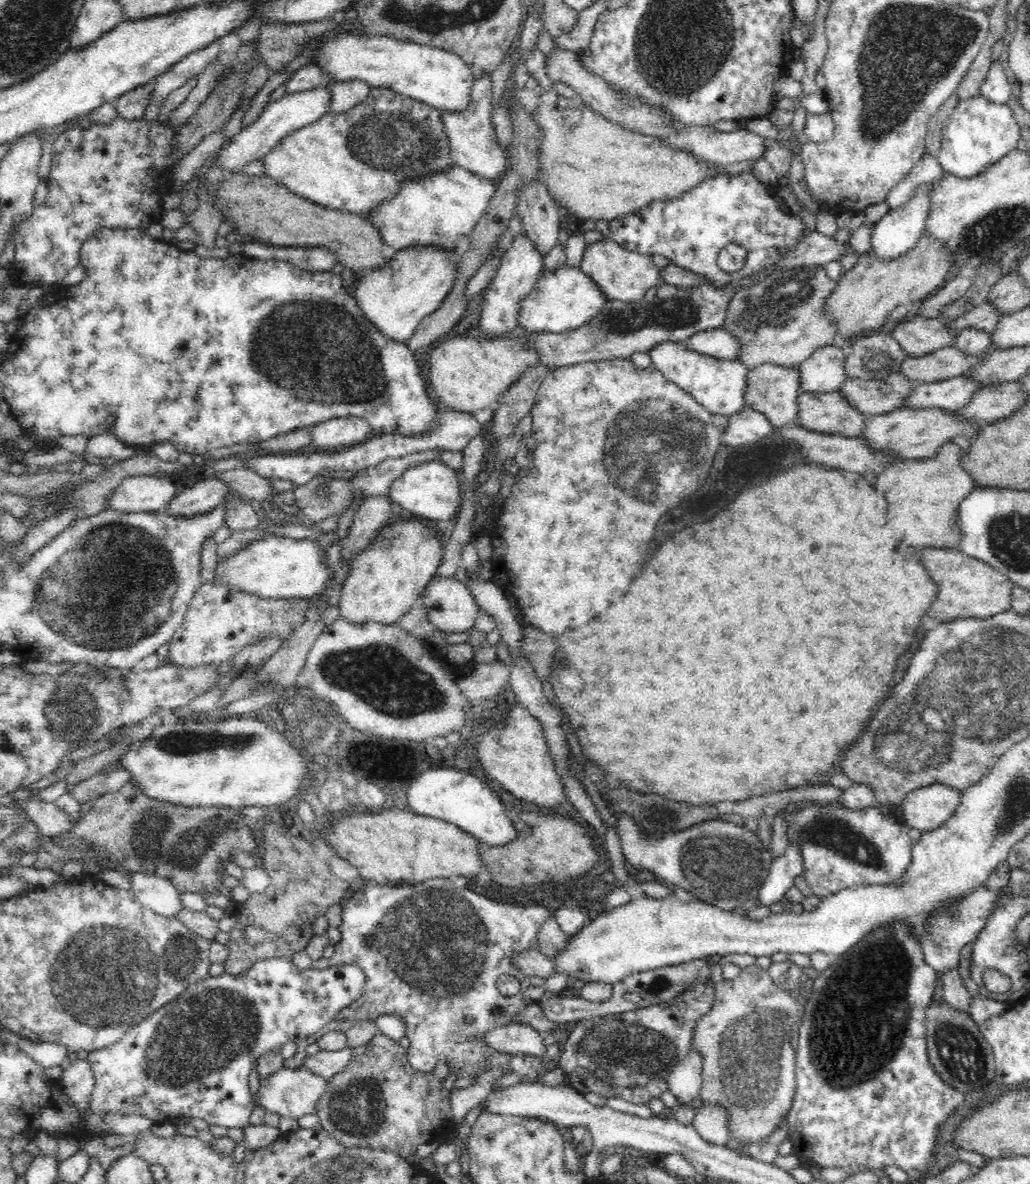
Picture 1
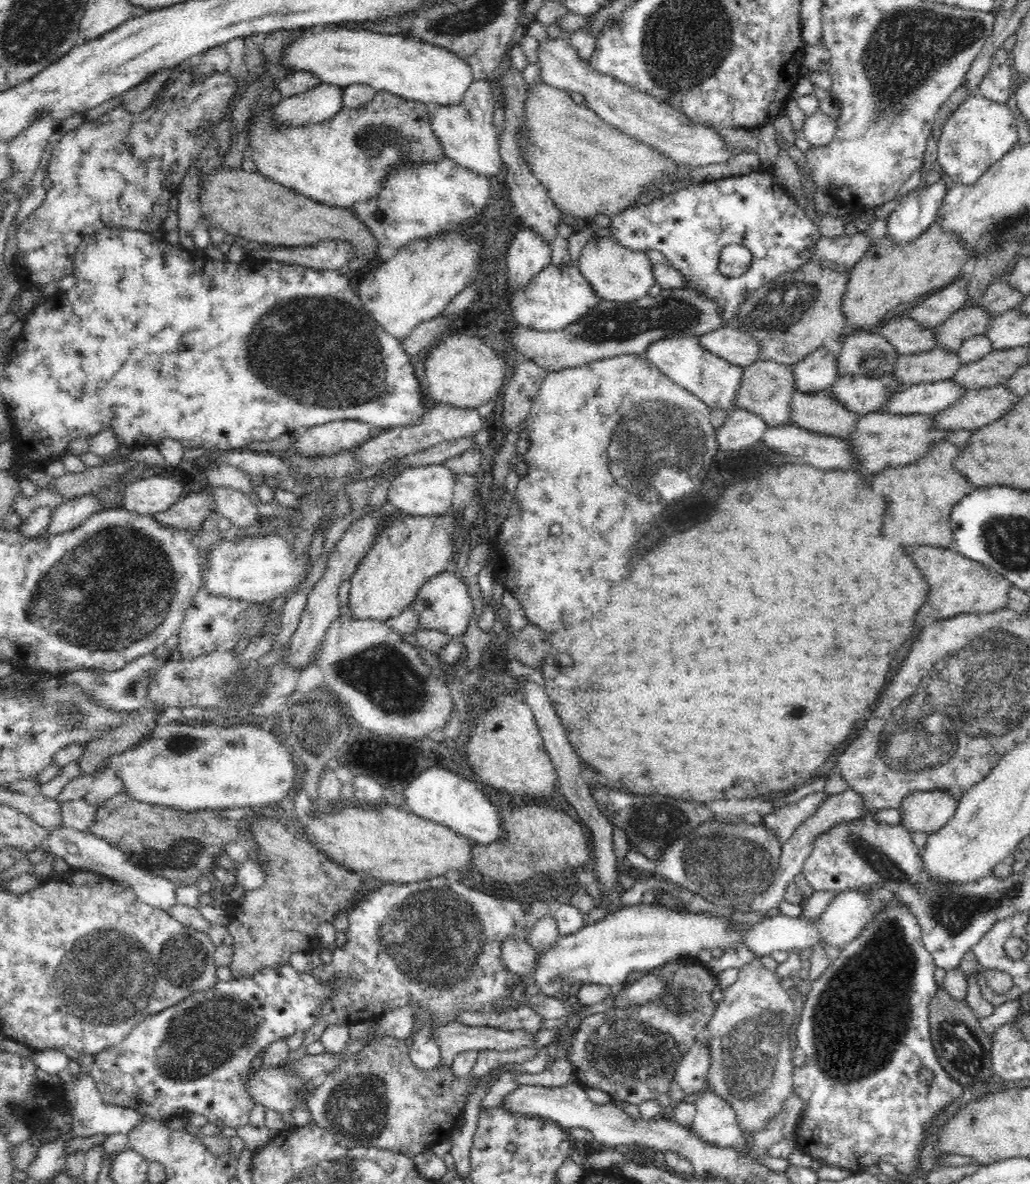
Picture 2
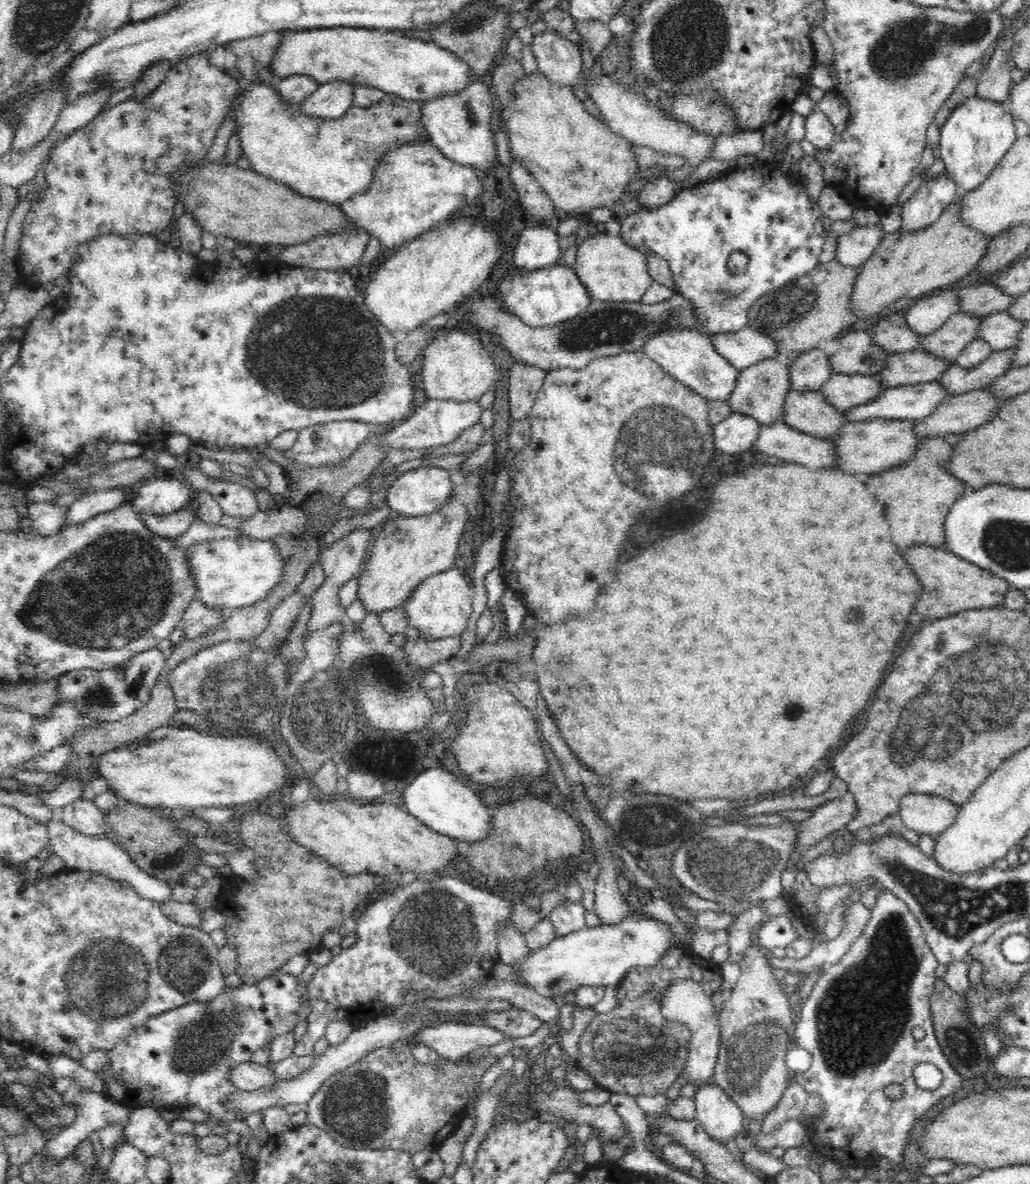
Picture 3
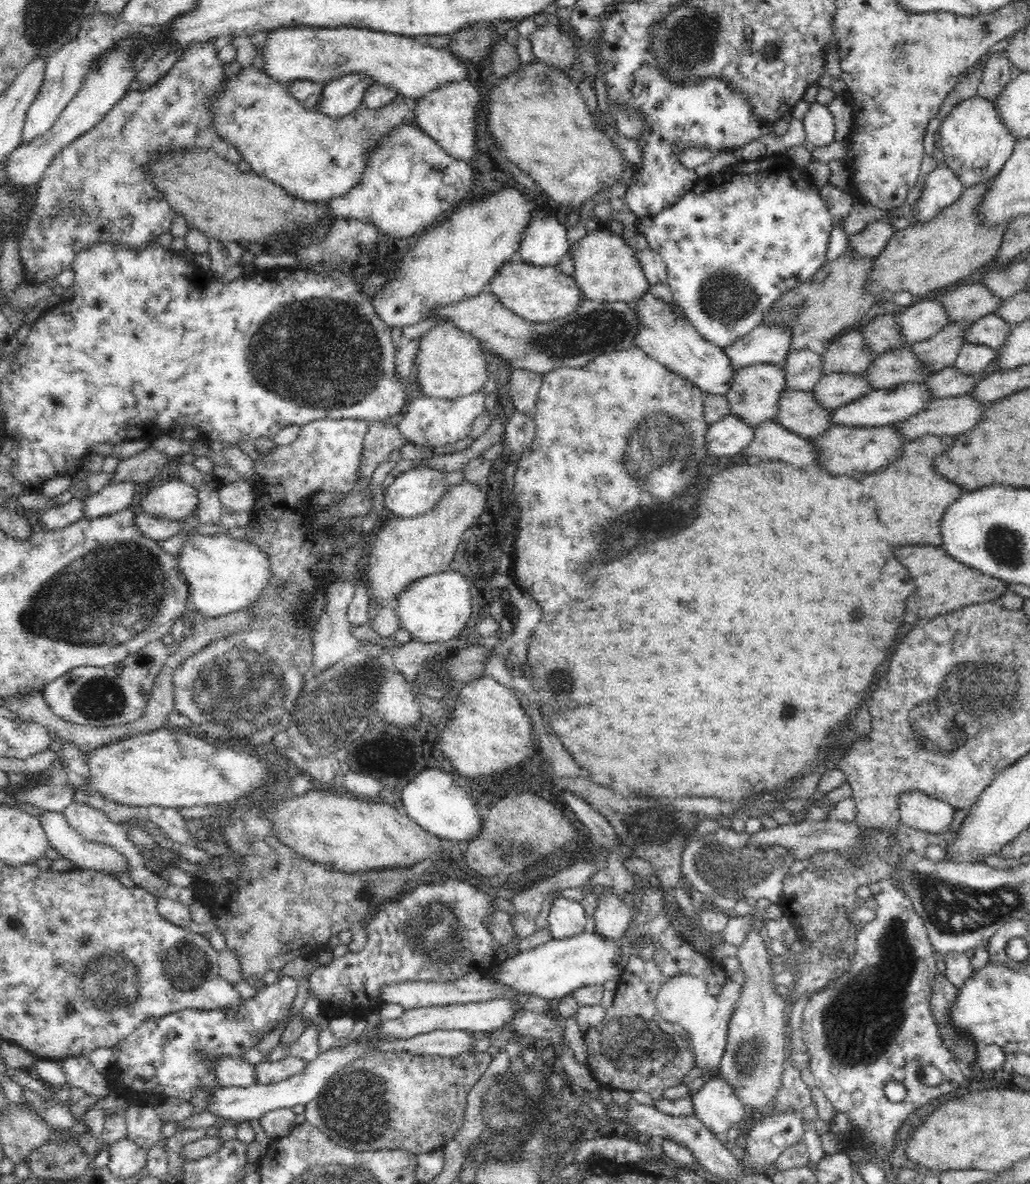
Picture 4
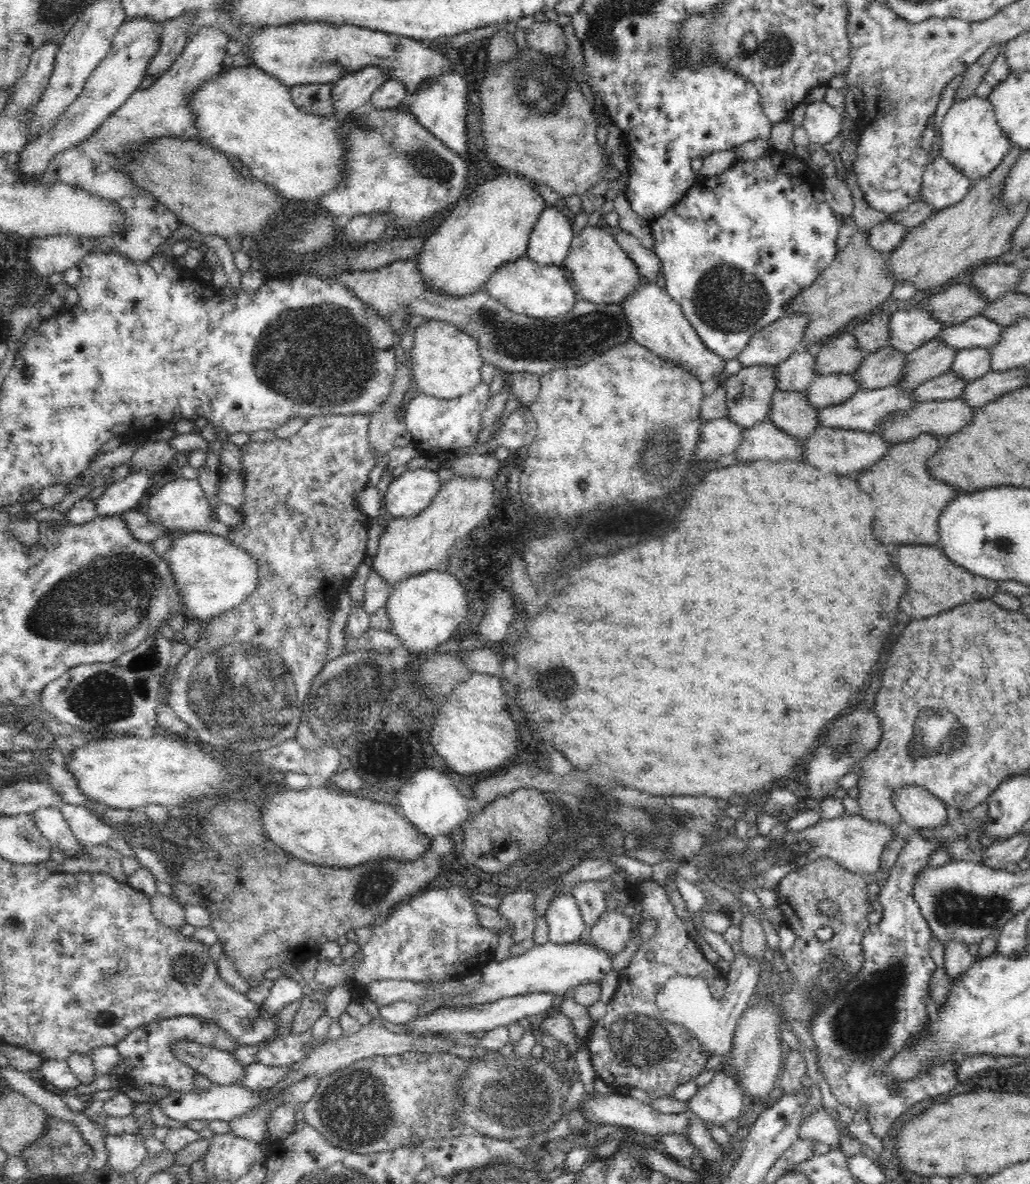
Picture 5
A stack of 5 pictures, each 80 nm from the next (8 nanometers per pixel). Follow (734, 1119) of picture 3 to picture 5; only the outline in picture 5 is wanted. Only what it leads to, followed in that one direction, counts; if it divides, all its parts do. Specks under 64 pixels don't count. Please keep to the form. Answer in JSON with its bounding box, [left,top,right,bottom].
[686,1070,746,1126]

